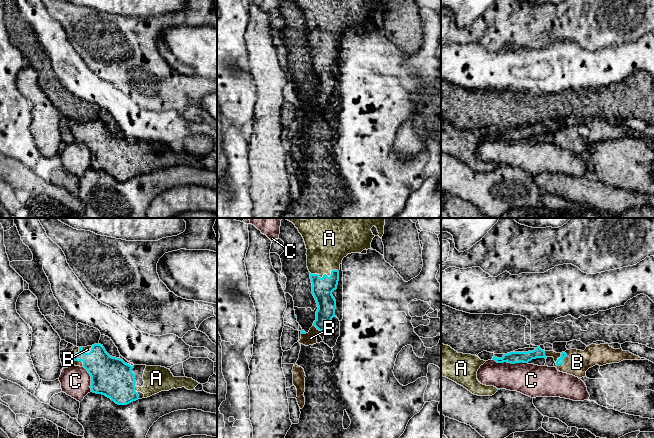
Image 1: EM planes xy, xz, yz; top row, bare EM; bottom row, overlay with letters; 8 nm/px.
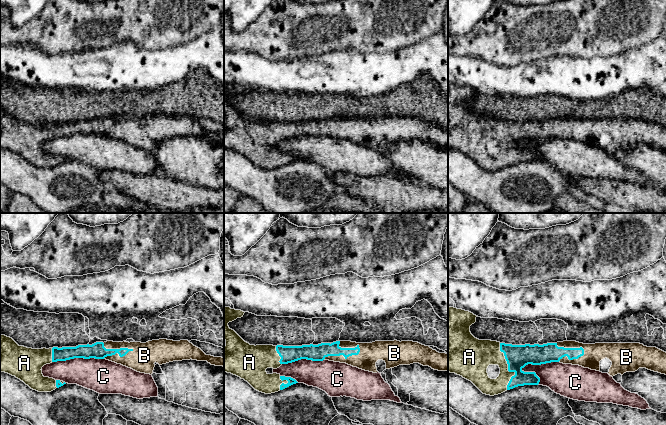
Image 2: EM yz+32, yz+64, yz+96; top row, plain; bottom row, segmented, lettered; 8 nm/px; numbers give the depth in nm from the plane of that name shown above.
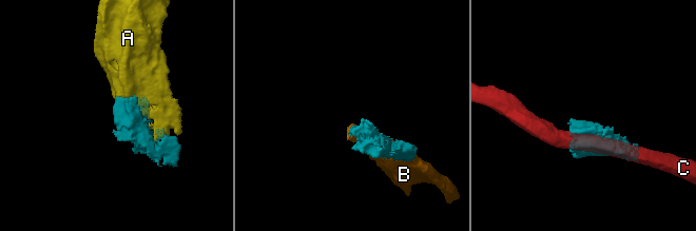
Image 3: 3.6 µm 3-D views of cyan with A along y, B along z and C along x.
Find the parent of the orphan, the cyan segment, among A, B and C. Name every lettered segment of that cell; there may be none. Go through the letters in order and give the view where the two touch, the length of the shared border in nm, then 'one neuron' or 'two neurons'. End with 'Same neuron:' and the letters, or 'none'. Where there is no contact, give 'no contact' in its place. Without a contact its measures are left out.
A: meets cyan in xz; contact 240 nm long; one neuron
B: meets cyan in yz; contact 140 nm long; one neuron
C: meets cyan in yz; contact 280 nm long; two neurons
Same neuron: A, B

